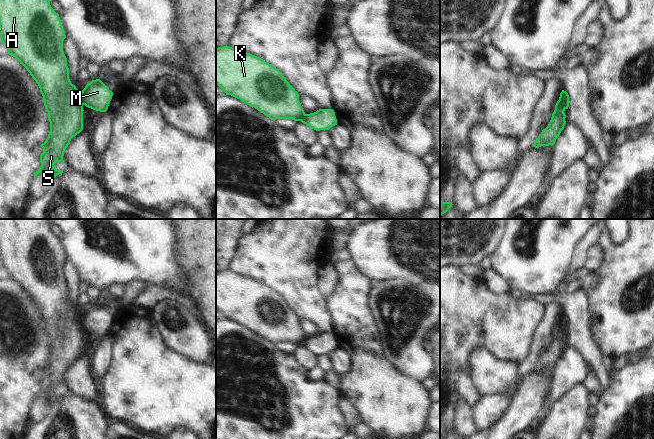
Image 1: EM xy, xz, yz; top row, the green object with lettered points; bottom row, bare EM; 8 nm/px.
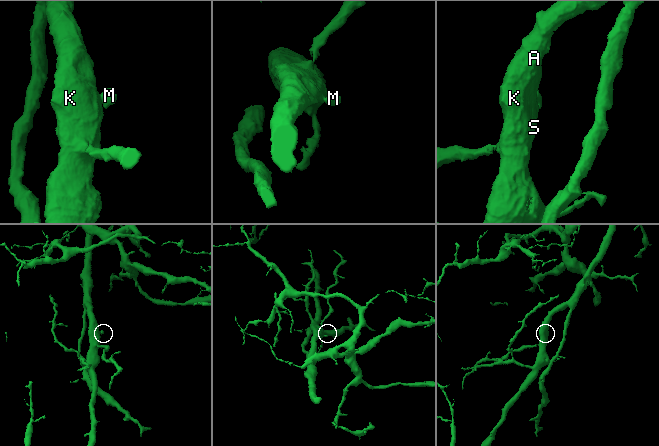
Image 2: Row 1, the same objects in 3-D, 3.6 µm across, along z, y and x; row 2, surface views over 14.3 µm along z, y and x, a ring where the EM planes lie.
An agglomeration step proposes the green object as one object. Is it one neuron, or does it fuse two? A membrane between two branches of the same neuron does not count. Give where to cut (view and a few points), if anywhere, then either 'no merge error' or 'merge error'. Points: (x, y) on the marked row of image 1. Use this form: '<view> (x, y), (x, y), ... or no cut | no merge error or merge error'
xy (79, 92), (83, 104) | merge error

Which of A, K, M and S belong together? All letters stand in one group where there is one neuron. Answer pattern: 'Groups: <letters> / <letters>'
Groups: A K S / M.

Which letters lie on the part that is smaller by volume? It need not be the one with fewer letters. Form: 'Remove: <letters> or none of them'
Remove: M

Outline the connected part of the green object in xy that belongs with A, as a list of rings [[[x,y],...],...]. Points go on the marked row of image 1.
[[[0,0],[0,38],[6,46],[9,55],[15,57],[30,73],[36,81],[43,96],[44,106],[48,112],[50,132],[44,143],[40,146],[44,152],[40,155],[40,168],[34,173],[34,177],[41,172],[48,172],[51,179],[62,174],[63,170],[55,168],[56,162],[64,164],[65,149],[73,137],[83,130],[83,103],[80,92],[69,79],[67,58],[63,51],[63,41],[66,38],[59,14],[50,5],[51,0]]]

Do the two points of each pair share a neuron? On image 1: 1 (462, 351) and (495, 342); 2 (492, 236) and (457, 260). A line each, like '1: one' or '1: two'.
1: one
2: one

